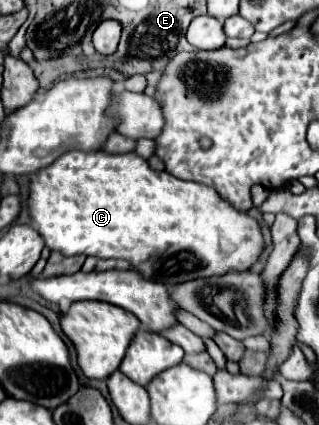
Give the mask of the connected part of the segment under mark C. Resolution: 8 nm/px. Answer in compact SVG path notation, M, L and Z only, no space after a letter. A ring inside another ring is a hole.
M69 150L61 154L59 160L29 176L27 210L49 250L61 252L63 256L85 254L97 258L121 258L131 262L143 278L161 284L221 276L229 270L245 272L263 250L259 224L247 212L235 210L211 186L151 170L147 160L133 152L107 154L103 150Z

